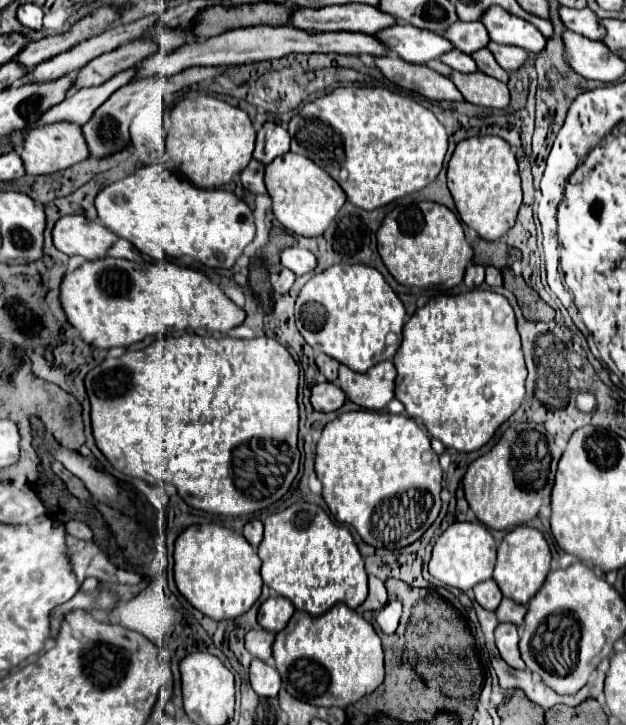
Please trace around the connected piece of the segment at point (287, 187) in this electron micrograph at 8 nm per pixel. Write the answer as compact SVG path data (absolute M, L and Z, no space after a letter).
M287 152L281 158L275 158L267 166L265 184L267 184L269 196L273 198L275 218L297 236L323 234L347 200L341 186L325 170L321 170L309 158L293 152Z

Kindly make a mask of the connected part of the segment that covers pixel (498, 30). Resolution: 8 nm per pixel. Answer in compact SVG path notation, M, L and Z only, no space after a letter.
M491 6L481 16L481 22L485 24L489 38L497 44L521 46L531 54L539 54L547 44L547 38L531 22L517 18L499 6Z

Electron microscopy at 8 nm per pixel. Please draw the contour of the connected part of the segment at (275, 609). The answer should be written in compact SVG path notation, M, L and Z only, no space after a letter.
M271 596L269 600L265 600L259 608L259 624L265 628L265 630L271 630L271 632L279 632L285 628L285 624L289 622L291 614L295 612L295 606L283 598L283 596Z

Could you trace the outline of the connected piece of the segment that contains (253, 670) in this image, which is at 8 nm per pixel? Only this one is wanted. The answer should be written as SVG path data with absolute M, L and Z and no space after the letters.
M253 658L249 674L251 674L251 686L253 686L253 690L259 696L271 698L271 696L279 694L281 676L279 676L279 672L273 666L269 666L267 662L261 662L261 660Z

